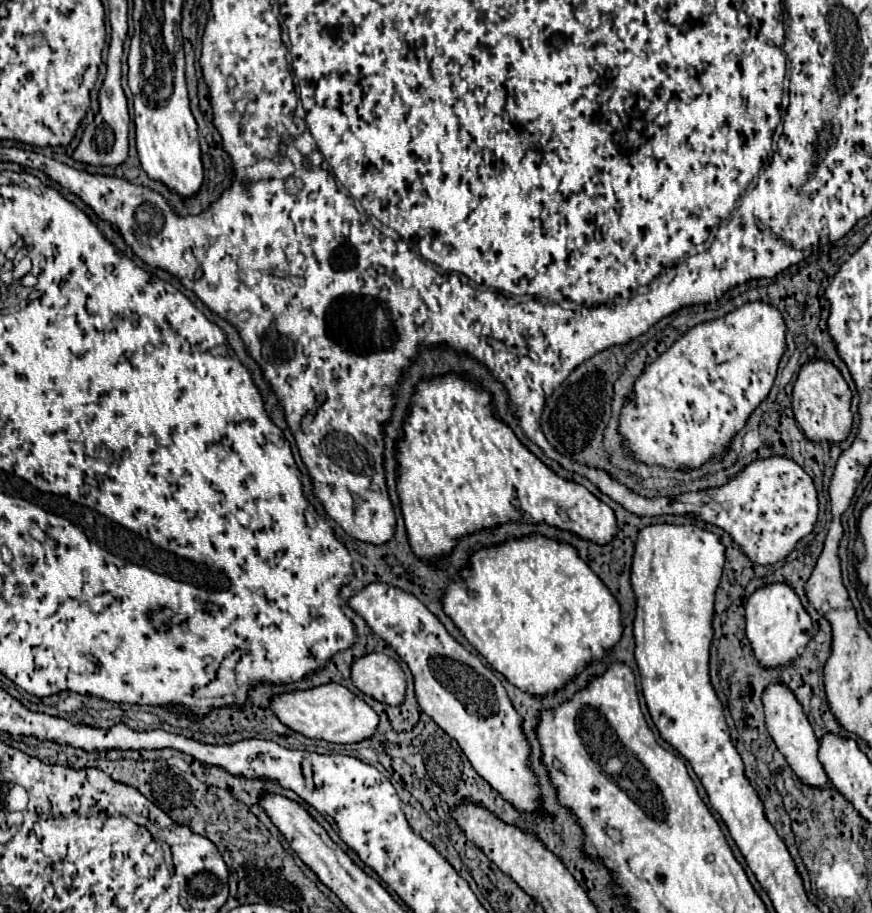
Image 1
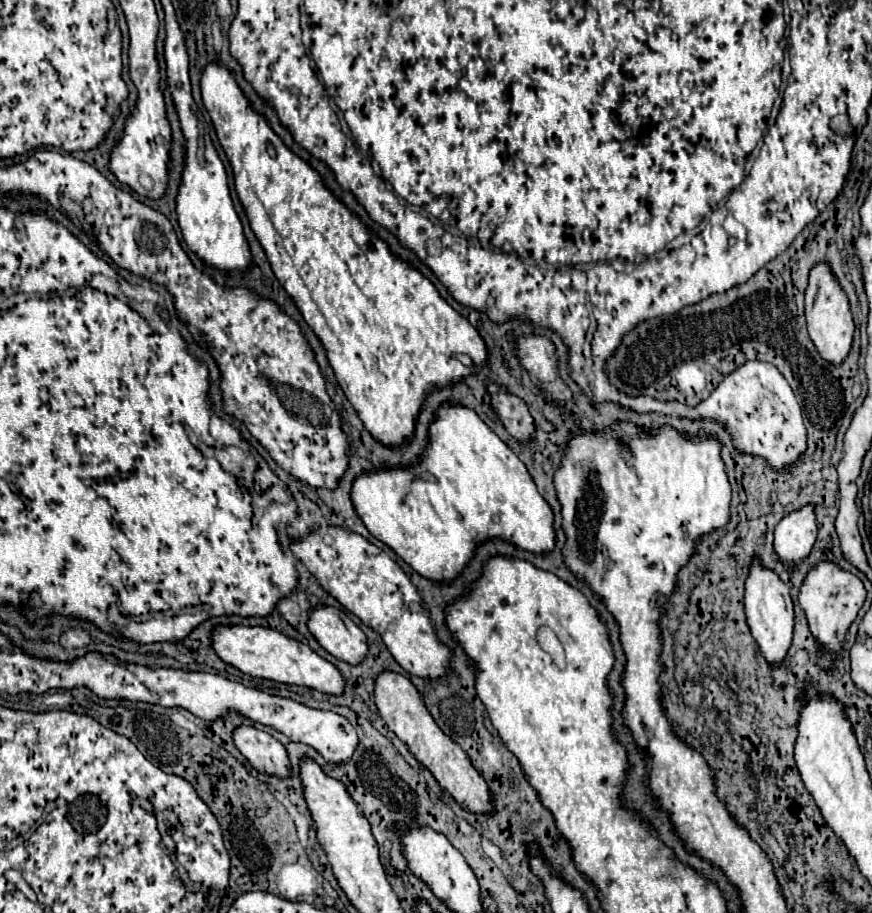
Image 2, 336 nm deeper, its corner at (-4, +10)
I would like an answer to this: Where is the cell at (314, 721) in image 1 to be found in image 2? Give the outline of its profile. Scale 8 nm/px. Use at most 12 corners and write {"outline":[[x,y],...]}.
{"outline":[[220,626],[240,672],[342,696],[340,670],[270,628]]}

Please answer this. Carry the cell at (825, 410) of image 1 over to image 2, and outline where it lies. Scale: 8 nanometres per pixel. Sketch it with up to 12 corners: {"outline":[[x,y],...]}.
{"outline":[[826,264],[810,272],[808,334],[840,366],[852,346],[848,298]]}

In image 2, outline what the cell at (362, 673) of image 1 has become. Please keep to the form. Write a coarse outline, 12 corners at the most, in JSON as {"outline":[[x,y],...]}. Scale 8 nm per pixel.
{"outline":[[338,608],[310,610],[310,632],[334,658],[358,666],[366,634]]}

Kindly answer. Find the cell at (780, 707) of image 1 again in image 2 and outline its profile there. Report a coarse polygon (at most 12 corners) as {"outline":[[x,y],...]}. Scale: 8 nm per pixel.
{"outline":[[758,562],[746,580],[748,626],[772,668],[792,646],[788,586]]}

